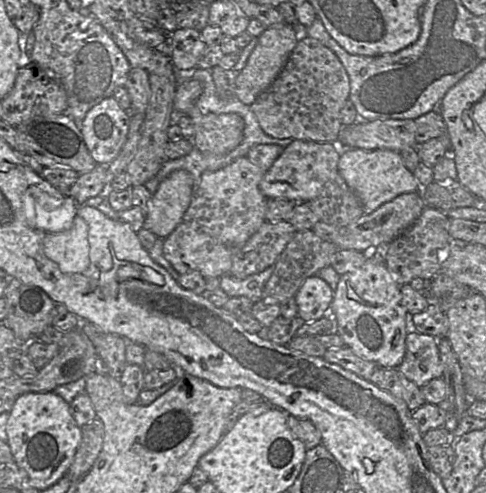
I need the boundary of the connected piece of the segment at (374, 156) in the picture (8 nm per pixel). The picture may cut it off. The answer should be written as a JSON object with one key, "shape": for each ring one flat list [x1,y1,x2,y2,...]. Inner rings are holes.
{"shape":[[360,148,342,149,338,173,359,197,366,215,399,195,410,192,419,193,420,190,414,173,405,167,401,153,387,149,372,151]]}

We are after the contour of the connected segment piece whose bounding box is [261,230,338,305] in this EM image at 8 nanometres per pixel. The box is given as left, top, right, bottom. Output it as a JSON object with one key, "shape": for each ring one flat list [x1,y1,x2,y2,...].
{"shape":[[311,230,297,231,274,264,274,272,265,284,262,301,267,304,279,304,294,297,303,283,327,267,332,266,338,248,331,242,319,238]]}

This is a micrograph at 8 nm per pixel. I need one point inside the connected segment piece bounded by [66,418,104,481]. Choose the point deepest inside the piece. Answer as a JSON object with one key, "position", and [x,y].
{"position":[91,444]}

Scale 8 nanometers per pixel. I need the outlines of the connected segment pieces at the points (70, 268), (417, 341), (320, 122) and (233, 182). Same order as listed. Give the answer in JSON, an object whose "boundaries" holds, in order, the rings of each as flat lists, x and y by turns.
{"boundaries":[[[76,215,68,230,47,233,44,238,45,253,64,273,81,273,90,263,88,224]],[[408,333,405,345,405,356,398,369,408,380,421,388,430,380,443,377,444,367,434,336]],[[301,35,277,79,250,109,272,138,337,143,342,127,340,112,349,94,349,77,336,54,319,40]],[[240,157,233,161,231,164,227,165,226,167,217,170,217,171,208,171,204,172,200,177,199,181,197,182,191,203,186,210,182,221,176,227,176,229,164,239,163,243,163,255,166,260,170,262,170,264,174,267,174,269,179,274,185,274,191,271,199,272,205,279,212,278,212,277,222,277,226,274,230,273,232,267,232,257,233,255,239,251,248,239,258,231,260,226,266,221,265,214,267,208,268,199,261,193,260,191,260,181,262,180,263,176,265,175,265,171,263,171,259,166,255,165,246,157]]]}

